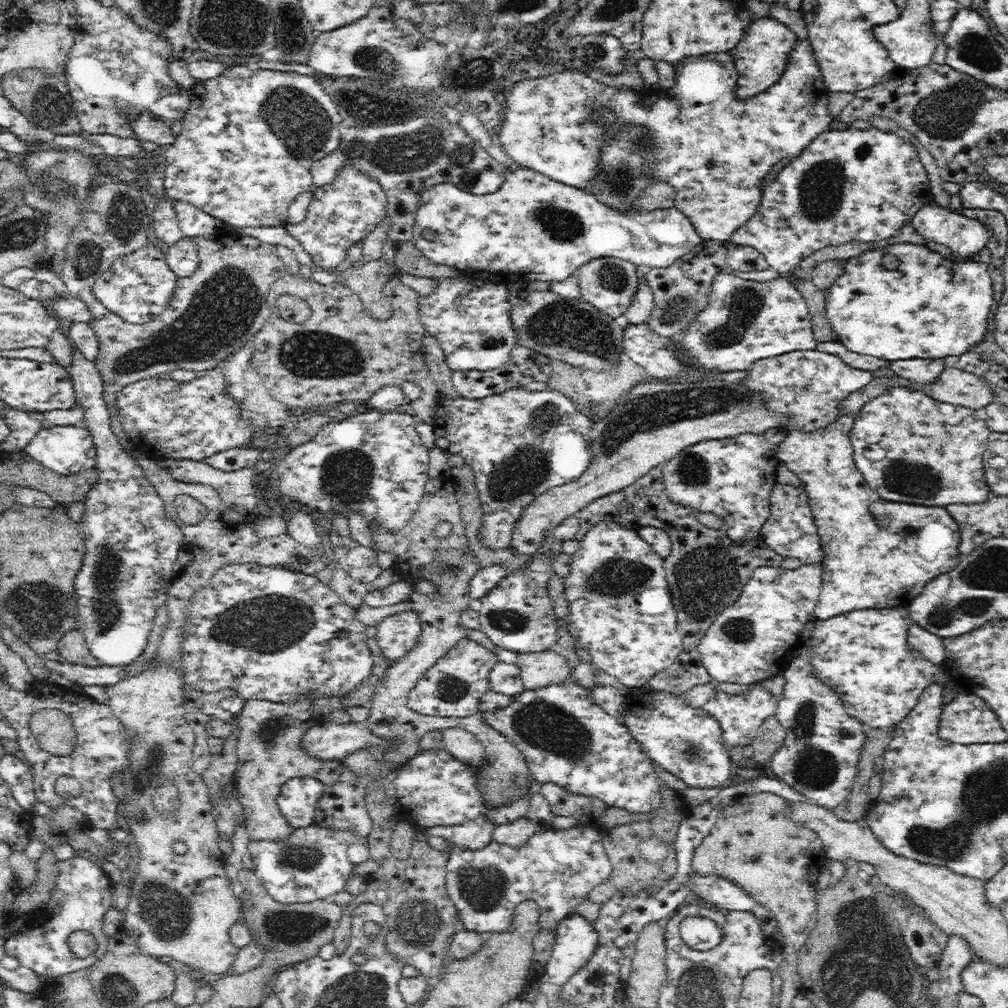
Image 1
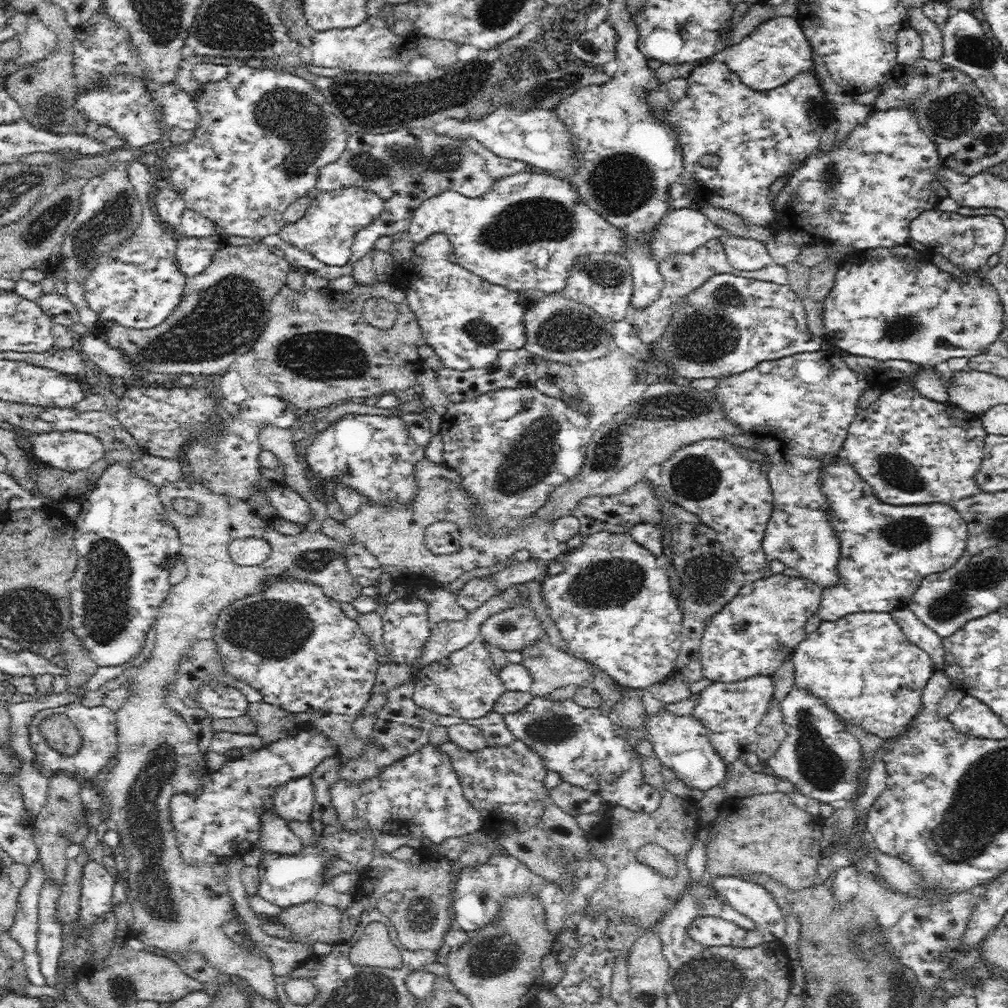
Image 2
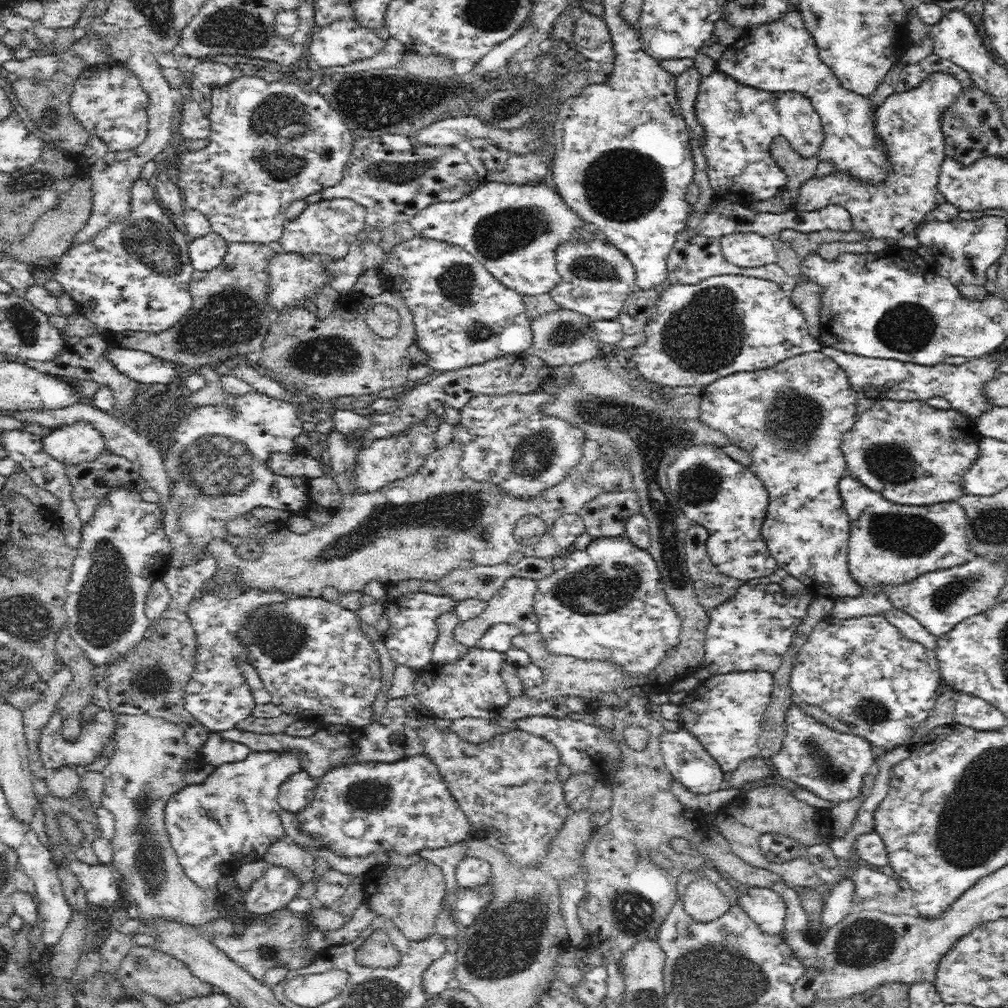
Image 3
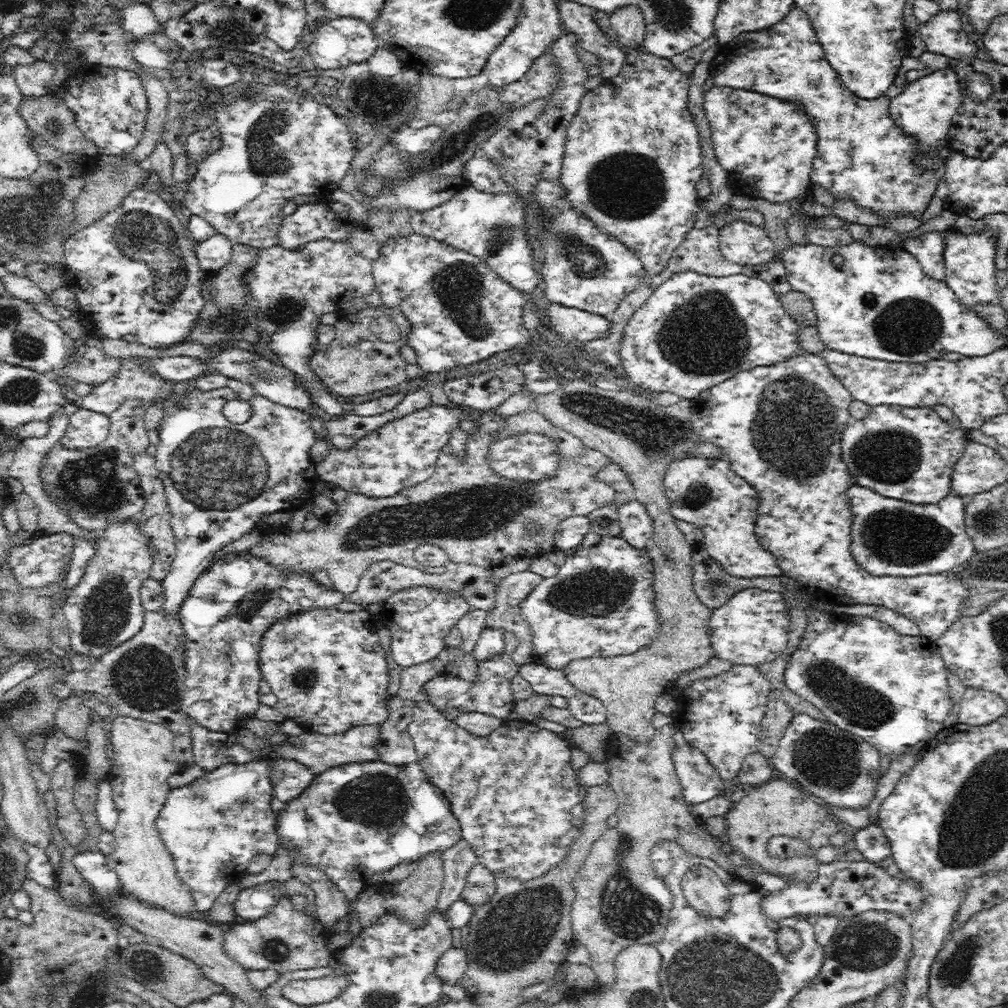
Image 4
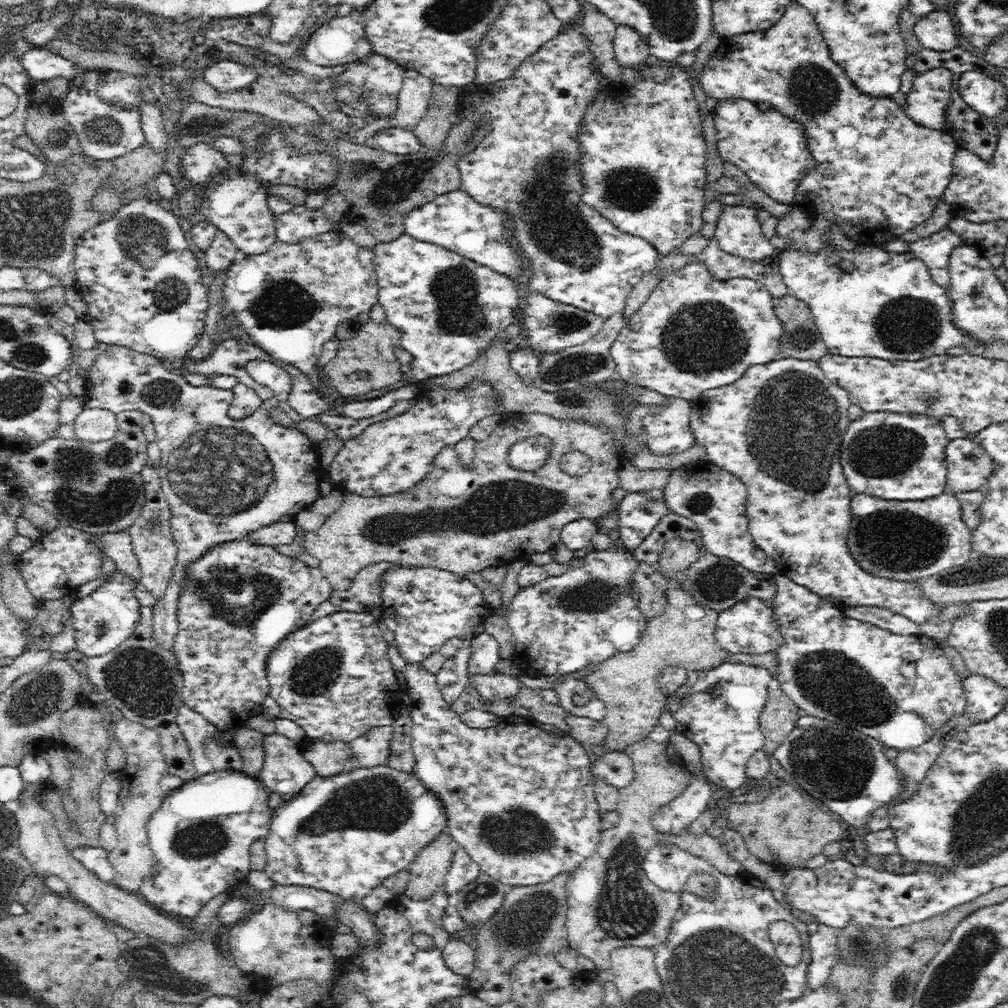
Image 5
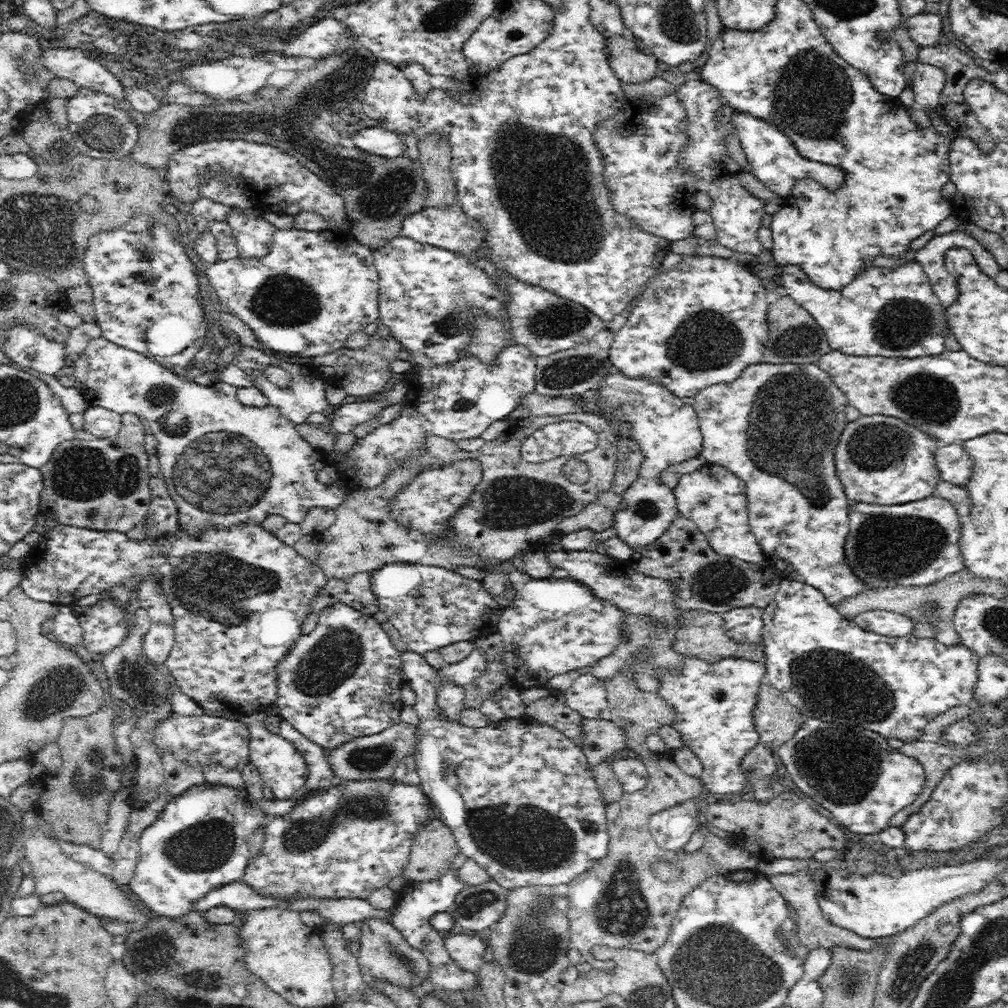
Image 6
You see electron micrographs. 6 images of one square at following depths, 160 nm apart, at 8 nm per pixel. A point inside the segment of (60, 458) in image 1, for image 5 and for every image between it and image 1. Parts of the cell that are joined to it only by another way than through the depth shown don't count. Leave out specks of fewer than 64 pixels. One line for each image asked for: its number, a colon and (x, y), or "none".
2: (72, 451)
3: (80, 443)
4: (86, 429)
5: (92, 425)

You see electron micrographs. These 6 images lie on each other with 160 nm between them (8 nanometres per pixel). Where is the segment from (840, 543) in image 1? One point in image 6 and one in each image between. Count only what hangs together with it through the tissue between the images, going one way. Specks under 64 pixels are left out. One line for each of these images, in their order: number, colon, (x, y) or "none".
2: (885, 551)
3: (889, 544)
4: (891, 537)
5: (909, 540)
6: (912, 544)

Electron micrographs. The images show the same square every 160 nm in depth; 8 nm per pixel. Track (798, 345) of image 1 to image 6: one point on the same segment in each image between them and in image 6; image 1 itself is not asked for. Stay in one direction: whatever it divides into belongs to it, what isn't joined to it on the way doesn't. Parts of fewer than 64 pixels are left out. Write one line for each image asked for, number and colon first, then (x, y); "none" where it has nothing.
2: (731, 323)
3: (729, 323)
4: (696, 330)
5: (694, 333)
6: (703, 323)

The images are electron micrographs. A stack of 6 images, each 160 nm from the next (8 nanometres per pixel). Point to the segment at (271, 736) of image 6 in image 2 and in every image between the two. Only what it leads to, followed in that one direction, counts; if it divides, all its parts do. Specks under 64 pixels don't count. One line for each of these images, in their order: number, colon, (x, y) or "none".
2: (294, 801)
3: (299, 792)
4: (291, 779)
5: (285, 772)

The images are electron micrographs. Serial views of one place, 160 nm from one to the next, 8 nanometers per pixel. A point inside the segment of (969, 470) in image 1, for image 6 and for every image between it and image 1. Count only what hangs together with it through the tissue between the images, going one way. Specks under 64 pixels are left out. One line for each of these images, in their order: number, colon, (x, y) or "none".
2: (910, 449)
3: (913, 453)
4: (910, 454)
5: (895, 455)
6: (881, 459)

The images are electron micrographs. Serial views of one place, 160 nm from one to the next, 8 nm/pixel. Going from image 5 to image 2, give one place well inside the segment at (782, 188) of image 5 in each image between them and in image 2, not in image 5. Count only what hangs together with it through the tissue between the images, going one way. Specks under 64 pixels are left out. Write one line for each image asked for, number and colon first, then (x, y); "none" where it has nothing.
2: (758, 136)
3: (739, 122)
4: (766, 145)

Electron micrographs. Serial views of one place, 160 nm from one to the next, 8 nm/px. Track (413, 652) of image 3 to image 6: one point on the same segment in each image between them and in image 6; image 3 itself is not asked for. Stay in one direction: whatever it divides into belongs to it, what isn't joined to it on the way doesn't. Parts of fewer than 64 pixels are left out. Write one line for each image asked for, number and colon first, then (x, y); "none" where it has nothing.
4: (419, 619)
5: (423, 607)
6: (430, 606)

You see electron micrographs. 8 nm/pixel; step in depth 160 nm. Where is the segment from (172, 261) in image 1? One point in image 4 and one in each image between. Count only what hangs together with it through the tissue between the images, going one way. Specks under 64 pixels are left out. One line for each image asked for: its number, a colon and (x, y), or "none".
2: (192, 254)
3: (206, 252)
4: (213, 253)

